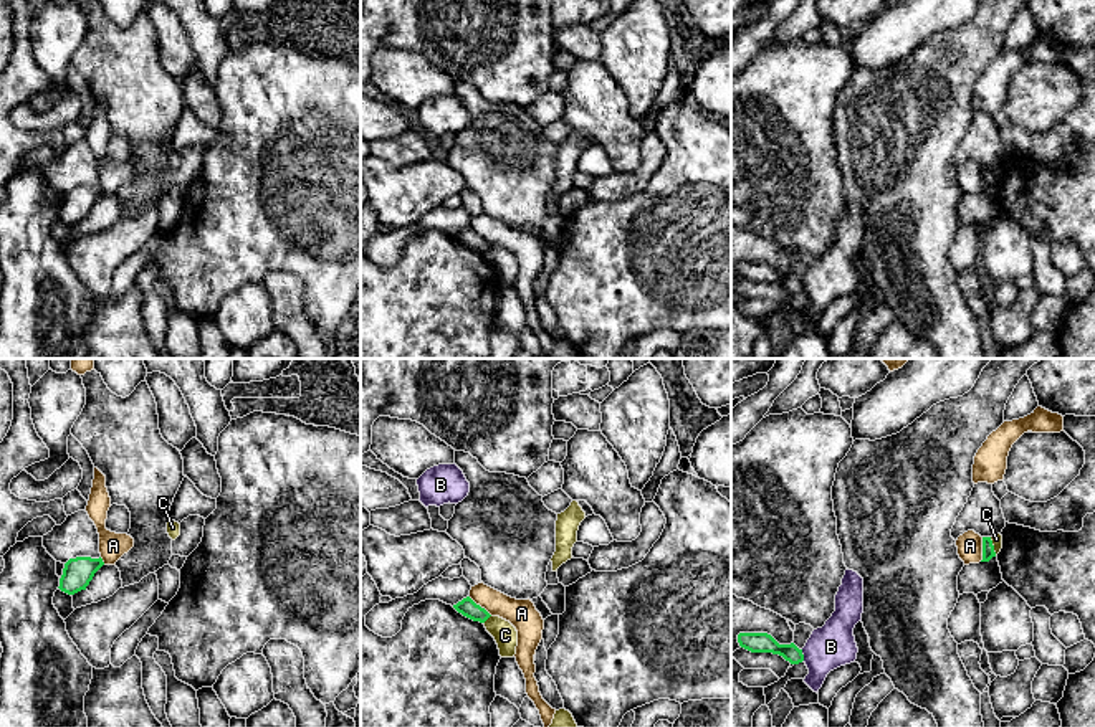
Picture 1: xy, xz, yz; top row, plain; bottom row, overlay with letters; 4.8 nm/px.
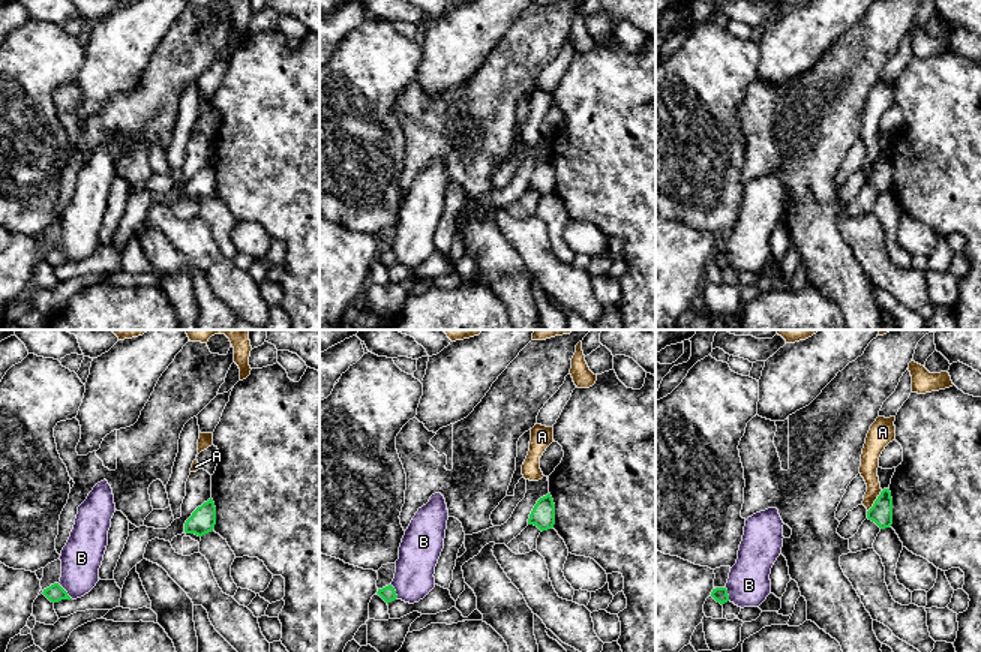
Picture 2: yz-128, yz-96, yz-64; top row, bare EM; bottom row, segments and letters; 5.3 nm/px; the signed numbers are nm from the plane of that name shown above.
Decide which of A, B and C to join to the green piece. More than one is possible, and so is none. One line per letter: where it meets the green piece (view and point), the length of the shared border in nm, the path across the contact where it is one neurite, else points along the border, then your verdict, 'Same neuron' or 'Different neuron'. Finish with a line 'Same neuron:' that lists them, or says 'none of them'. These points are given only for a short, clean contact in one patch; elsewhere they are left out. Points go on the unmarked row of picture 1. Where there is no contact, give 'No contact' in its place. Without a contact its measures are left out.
A: Touches green at yz (983, 179). Shared border 120 nm. Boundary: yz (983, 167), (983, 187), (980, 190). Different neuron
B: Touches green at yz (803, 286). Shared border 60 nm. Different neuron
C: Touches green at yz (993, 175). Shared border 90 nm. Boundary: yz (989, 167), (996, 184). Different neuron
Same neuron: none of them

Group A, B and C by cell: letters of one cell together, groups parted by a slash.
A / B / C

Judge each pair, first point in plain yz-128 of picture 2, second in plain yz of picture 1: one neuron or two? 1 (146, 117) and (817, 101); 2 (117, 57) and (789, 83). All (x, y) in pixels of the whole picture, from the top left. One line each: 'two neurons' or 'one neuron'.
1: two neurons
2: two neurons

